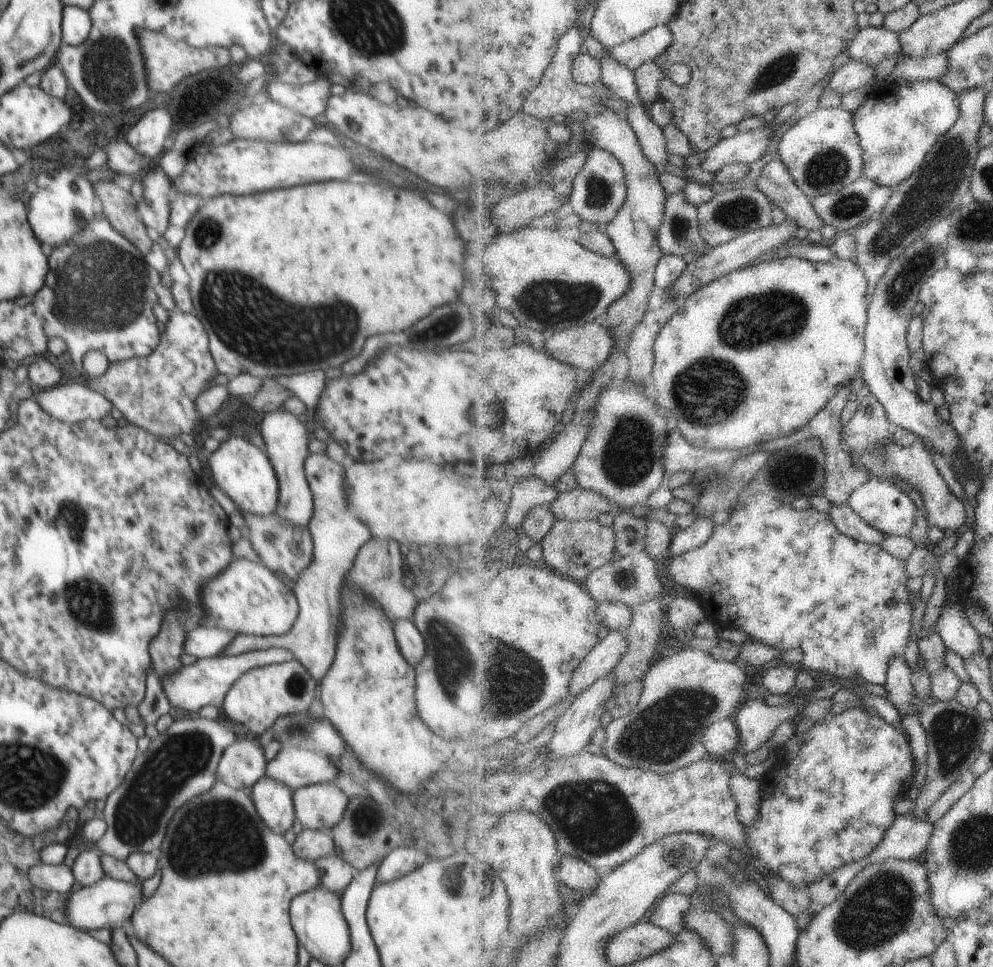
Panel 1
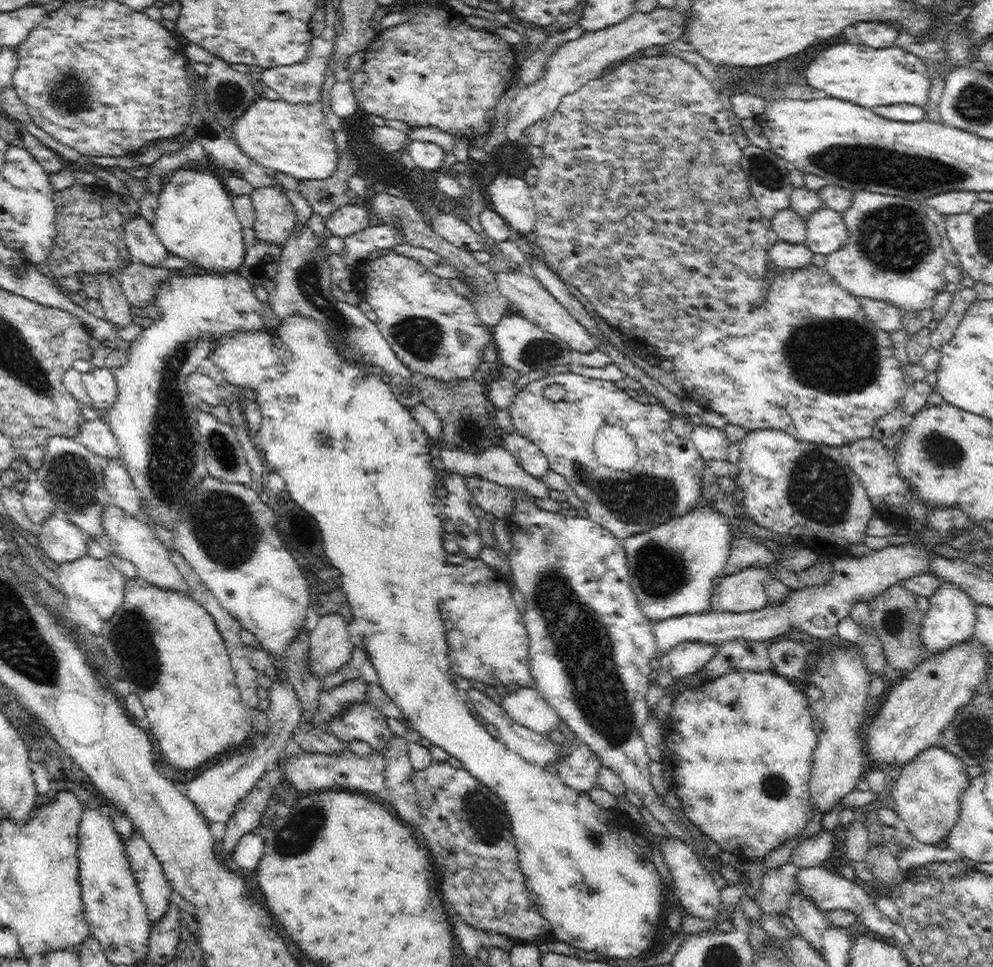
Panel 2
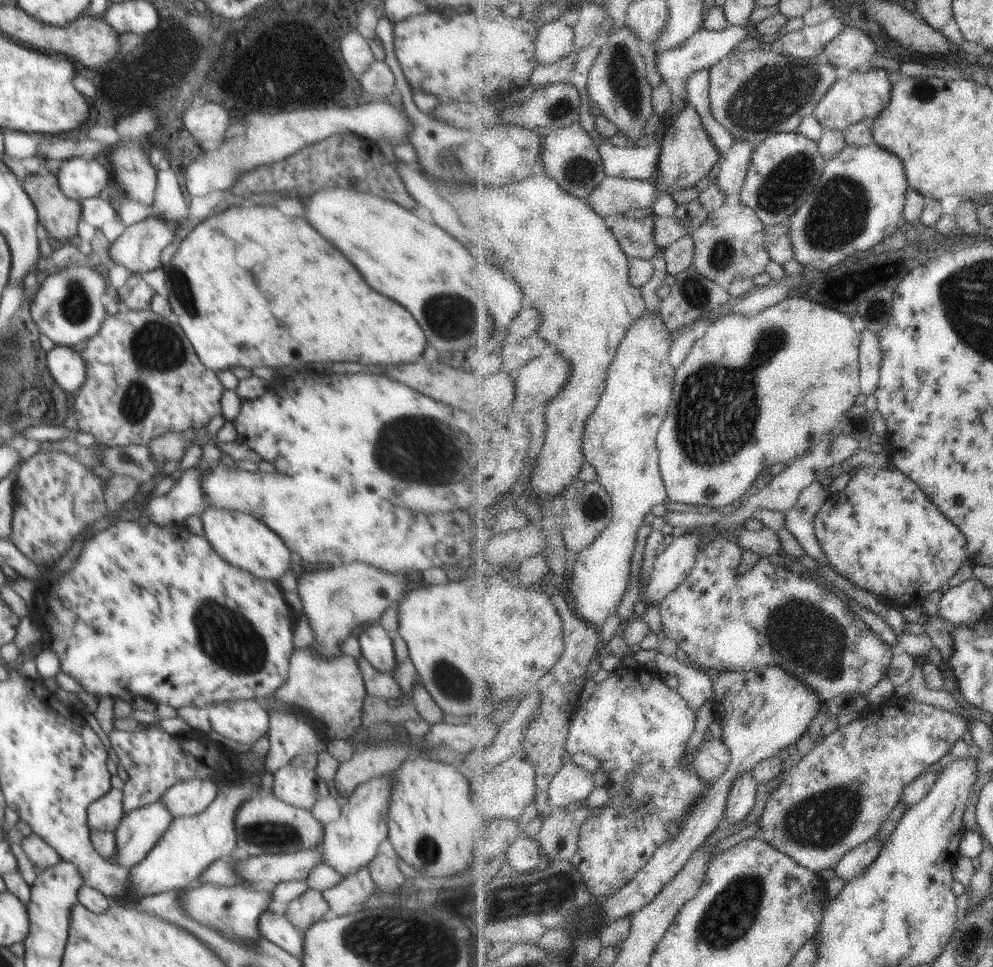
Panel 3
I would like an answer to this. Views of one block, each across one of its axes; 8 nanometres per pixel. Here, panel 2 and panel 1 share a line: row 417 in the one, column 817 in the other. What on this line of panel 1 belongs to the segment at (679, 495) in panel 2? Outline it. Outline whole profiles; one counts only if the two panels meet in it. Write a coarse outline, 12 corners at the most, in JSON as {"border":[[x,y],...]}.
{"border":[[766,498],[669,559],[713,623],[886,686],[908,561]]}

